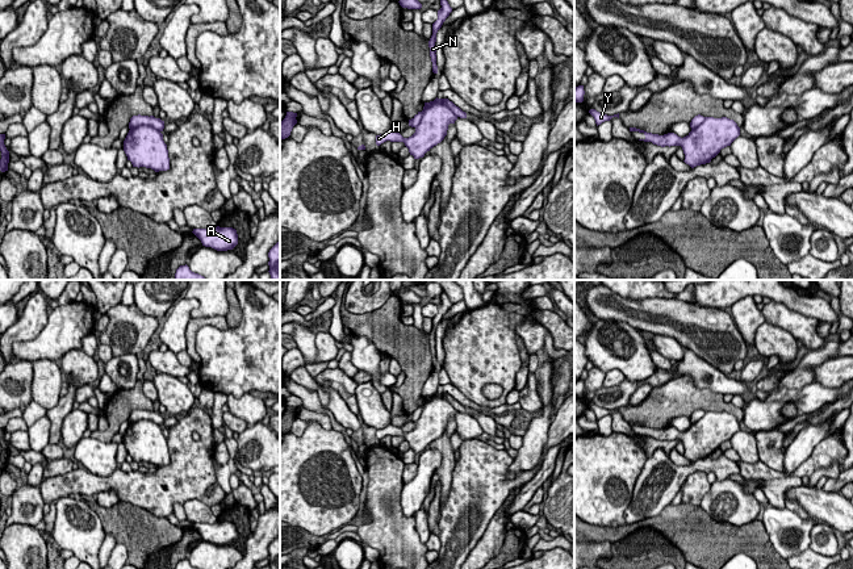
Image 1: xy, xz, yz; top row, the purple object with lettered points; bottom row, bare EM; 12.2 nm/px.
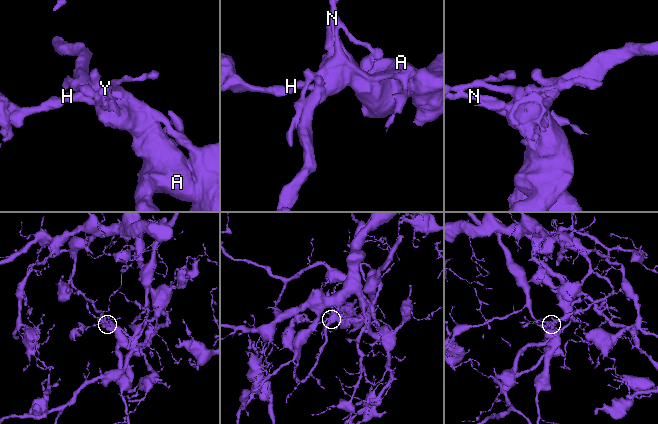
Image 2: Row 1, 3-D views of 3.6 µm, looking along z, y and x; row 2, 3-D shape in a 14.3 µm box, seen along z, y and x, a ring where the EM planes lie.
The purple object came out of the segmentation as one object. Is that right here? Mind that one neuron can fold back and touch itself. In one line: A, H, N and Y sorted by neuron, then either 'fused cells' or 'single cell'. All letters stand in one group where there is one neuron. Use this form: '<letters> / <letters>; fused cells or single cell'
A H N / Y; fused cells

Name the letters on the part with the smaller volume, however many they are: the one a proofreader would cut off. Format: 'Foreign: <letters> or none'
Foreign: Y

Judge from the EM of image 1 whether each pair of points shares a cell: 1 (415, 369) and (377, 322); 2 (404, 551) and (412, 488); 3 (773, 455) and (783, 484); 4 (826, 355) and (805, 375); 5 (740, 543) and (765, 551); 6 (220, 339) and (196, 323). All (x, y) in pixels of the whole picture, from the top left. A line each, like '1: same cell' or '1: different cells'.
1: same cell
2: different cells
3: different cells
4: same cell
5: same cell
6: different cells

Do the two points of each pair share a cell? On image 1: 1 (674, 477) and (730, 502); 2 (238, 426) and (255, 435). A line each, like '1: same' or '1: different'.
1: different
2: different

